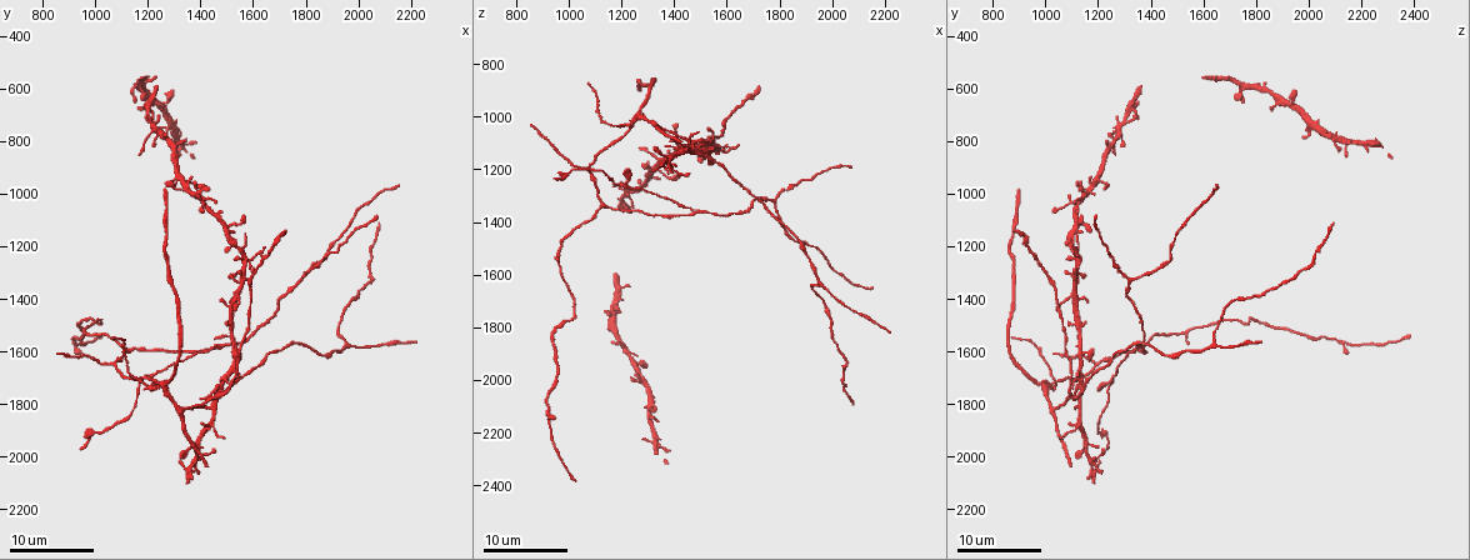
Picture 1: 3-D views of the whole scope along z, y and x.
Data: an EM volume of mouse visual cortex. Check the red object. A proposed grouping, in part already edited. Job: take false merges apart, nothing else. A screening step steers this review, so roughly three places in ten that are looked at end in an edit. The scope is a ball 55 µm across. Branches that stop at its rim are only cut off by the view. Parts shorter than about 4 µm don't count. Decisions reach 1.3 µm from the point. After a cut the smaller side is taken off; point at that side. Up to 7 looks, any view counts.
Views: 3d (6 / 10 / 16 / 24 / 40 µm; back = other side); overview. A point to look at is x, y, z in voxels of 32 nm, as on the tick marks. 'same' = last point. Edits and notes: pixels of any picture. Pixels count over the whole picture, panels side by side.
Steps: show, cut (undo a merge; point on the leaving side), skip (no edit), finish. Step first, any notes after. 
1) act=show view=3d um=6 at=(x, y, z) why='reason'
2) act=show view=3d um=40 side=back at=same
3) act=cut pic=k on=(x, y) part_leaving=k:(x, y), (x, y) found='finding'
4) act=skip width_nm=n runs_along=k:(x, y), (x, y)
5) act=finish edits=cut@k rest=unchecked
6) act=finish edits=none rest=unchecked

act=show view=3d um=16 at=(1790, 1310, 1320) why='three-way junction'

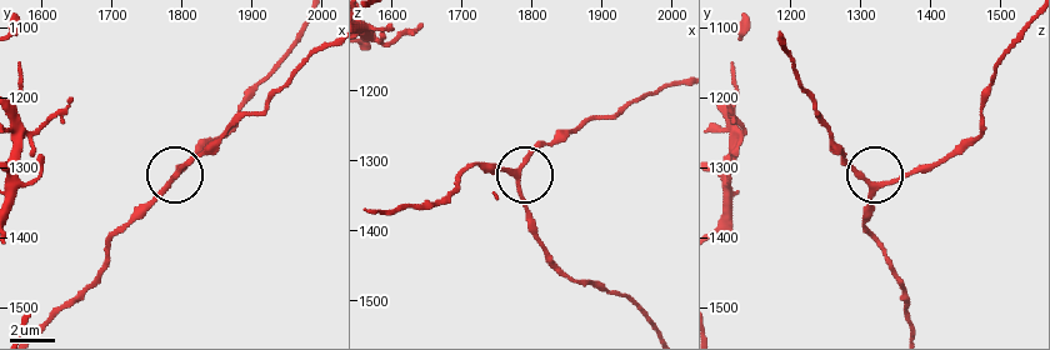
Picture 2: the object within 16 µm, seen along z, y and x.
act=show view=3d um=6 at=(1785, 1325, 1310)

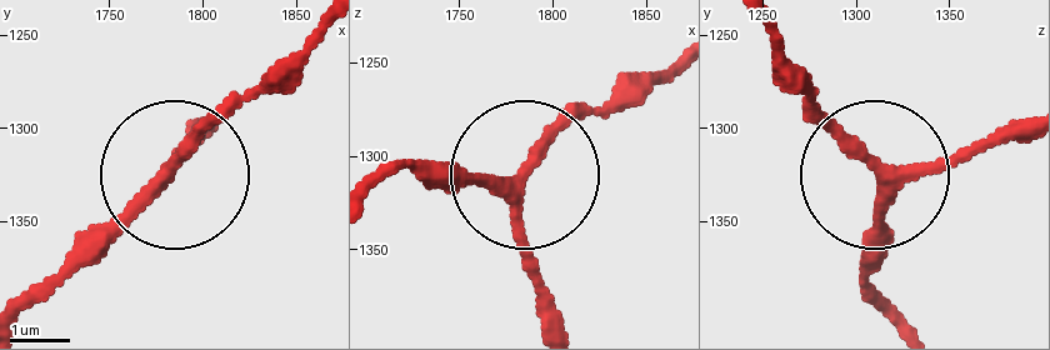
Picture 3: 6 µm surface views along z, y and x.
act=skip arms=3 runs_along=3:(370, 196), (414, 168), (504, 183), (619, 83) found='continuous, no second neuron'

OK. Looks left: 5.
act=show view=3d um=16 at=(1230, 1720, 1020) why='three-way junction'

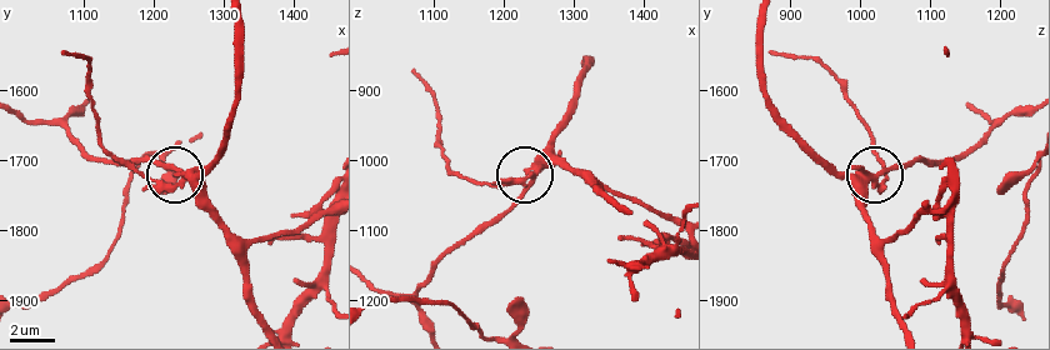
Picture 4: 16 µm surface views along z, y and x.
act=show view=3d um=6 at=(1245, 1725, 1020)

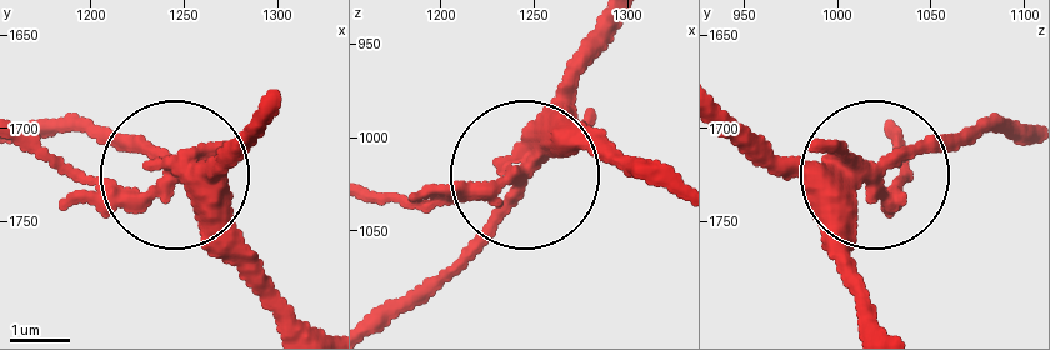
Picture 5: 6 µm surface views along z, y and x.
act=show view=3d um=6 side=back at=(1238, 1724, 1022) why='other side'

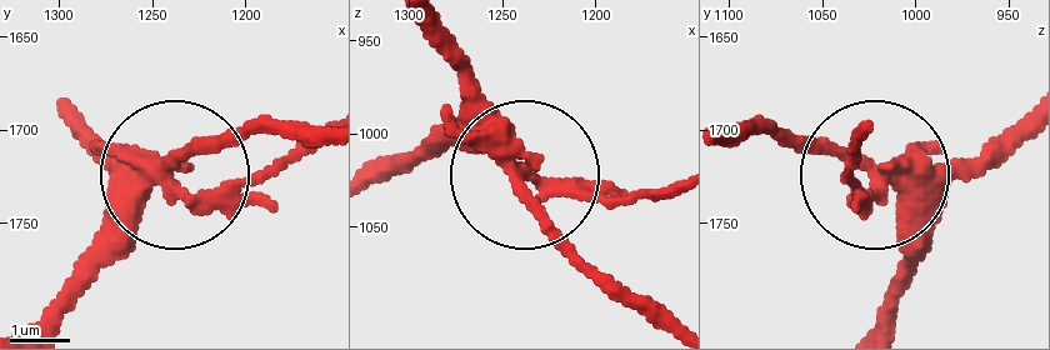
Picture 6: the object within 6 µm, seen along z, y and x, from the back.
act=cut pic=6 on=(223, 211) part_leaving=6:(515, 158), (554, 183), (674, 191) found='a second neuron is stuck on'

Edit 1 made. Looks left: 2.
act=finish edits=cut@6 rest=unchecked

